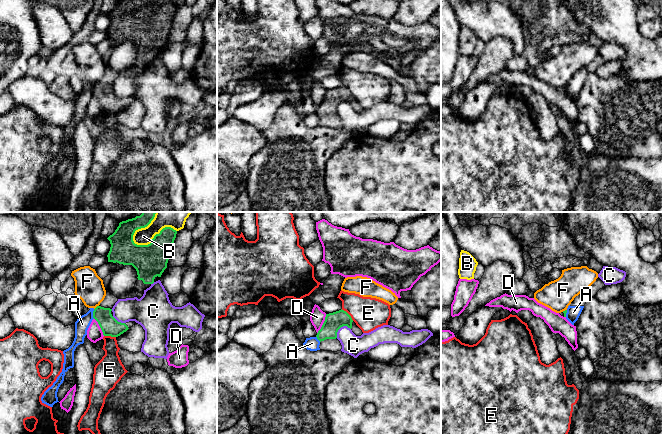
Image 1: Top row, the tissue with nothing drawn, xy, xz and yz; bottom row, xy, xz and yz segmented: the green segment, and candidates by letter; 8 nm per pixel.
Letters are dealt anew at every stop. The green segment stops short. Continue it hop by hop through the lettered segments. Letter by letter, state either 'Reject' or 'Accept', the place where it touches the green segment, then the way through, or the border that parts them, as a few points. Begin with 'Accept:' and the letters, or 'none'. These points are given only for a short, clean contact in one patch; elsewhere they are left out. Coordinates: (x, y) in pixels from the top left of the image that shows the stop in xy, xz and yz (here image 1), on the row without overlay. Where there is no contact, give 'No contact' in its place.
Accept: none
A: Reject. Touches green at xy (93, 90). Boundary: xy (94, 85), (93, 94)
B: Reject. Touches green at xy (154, 13)
C: Reject. Touches green at xz (340, 103)
D: Reject. Touches green at xz (323, 100)
E: Reject. Touches green at xz (348, 90)
F: Reject. Touches green at xy (96, 83). Boundary: xy (98, 81), (94, 85)

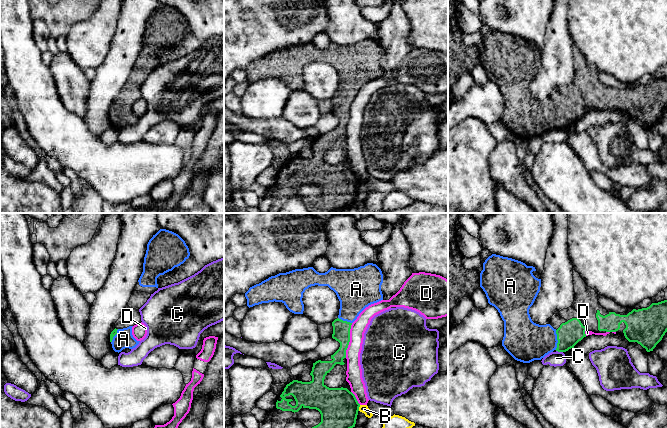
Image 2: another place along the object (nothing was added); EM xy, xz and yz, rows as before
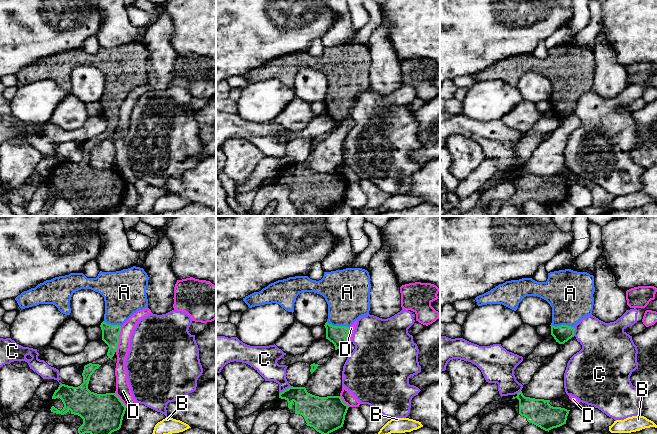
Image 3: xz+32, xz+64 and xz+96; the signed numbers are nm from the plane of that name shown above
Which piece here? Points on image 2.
Accept: A
A: Accept. Touches green at yz (557, 115). Path across: yz (569, 109), (563, 115), (557, 115), (526, 117)
B: Reject. Touches green at xz (358, 184). Boundary: xz (360, 181), (358, 186)
C: Reject. Touches green at yz (559, 127)
D: Reject. Touches green at xz (349, 116)

